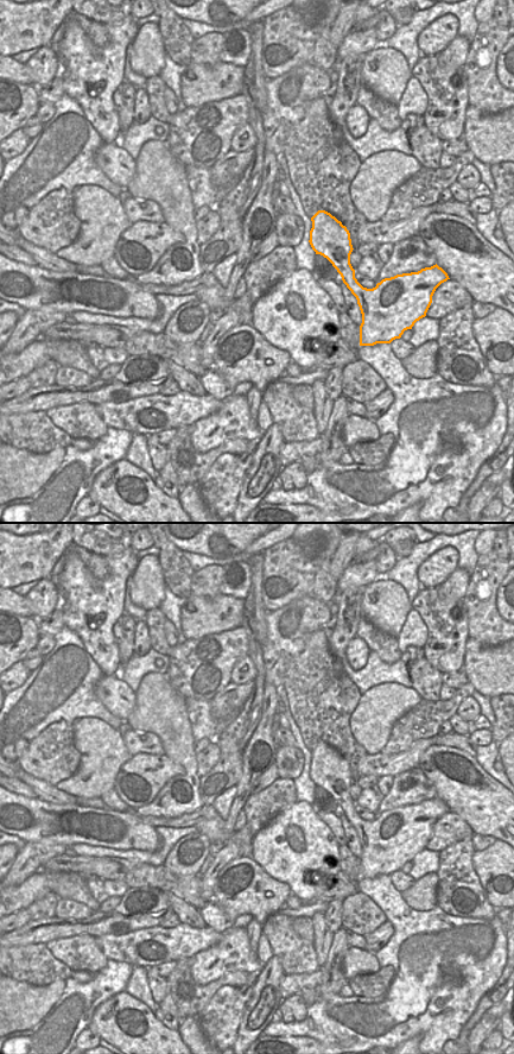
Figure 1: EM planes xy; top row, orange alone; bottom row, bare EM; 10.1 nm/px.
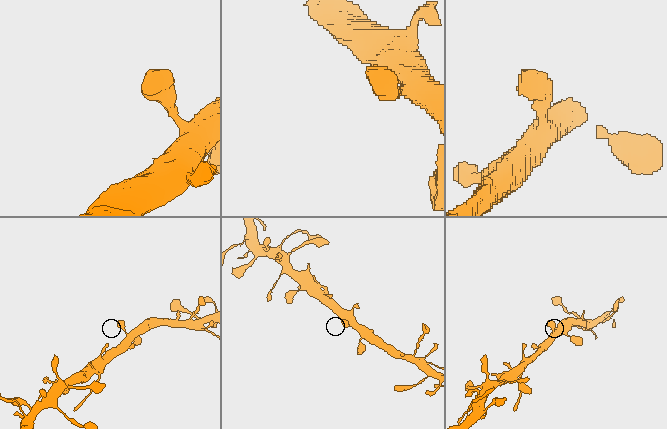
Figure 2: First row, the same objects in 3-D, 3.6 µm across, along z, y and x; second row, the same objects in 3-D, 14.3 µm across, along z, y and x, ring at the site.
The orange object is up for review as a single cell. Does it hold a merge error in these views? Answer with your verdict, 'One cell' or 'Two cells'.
One cell

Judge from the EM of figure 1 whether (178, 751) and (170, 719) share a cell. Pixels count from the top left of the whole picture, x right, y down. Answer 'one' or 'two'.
one

